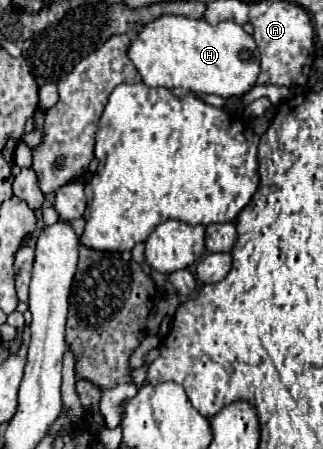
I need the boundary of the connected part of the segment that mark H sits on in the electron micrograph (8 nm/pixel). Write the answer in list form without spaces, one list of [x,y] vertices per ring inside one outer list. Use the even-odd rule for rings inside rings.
[[[161,16],[149,22],[139,32],[137,42],[131,42],[129,58],[147,86],[181,88],[197,96],[217,94],[221,98],[249,92],[257,82],[261,62],[253,36],[239,24],[227,20],[213,26],[207,20],[191,20],[185,16]]]

